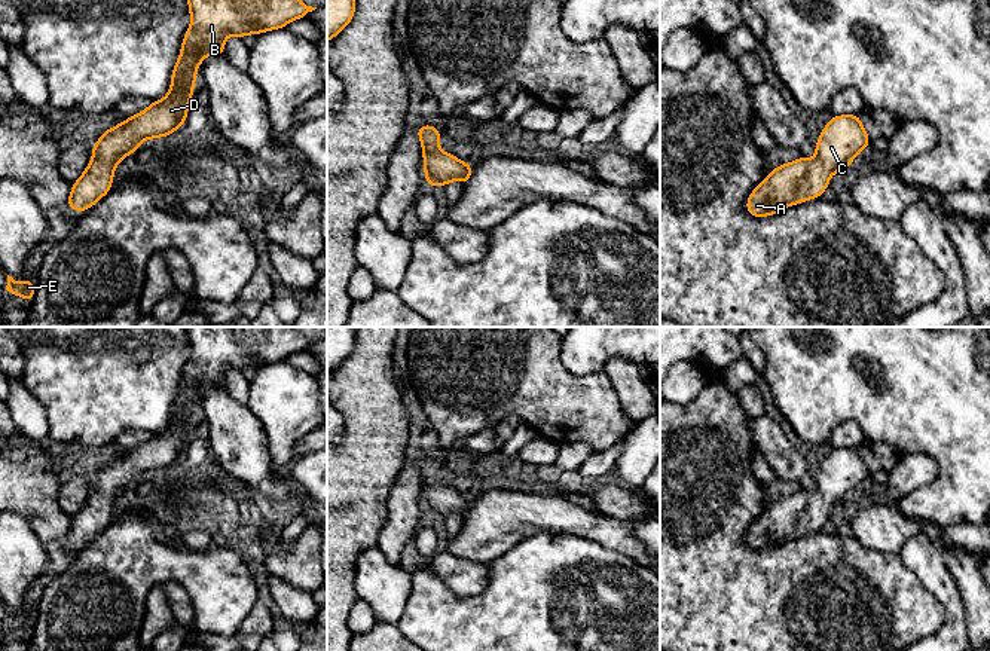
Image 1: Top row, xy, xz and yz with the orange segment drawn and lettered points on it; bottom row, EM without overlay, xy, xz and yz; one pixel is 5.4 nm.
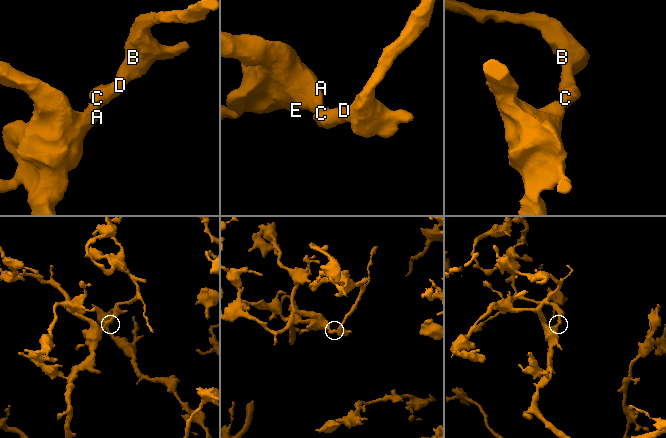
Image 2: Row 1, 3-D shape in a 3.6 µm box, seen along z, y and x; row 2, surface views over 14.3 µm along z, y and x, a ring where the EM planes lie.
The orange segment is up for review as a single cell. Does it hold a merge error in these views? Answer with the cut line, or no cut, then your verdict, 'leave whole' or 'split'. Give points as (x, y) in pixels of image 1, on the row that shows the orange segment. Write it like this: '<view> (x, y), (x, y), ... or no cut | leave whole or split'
no cut | leave whole

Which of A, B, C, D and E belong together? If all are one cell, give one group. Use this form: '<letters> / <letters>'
A B C D E

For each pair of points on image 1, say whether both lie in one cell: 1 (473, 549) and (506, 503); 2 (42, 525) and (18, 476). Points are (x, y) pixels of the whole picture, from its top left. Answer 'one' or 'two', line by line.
1: one
2: one

